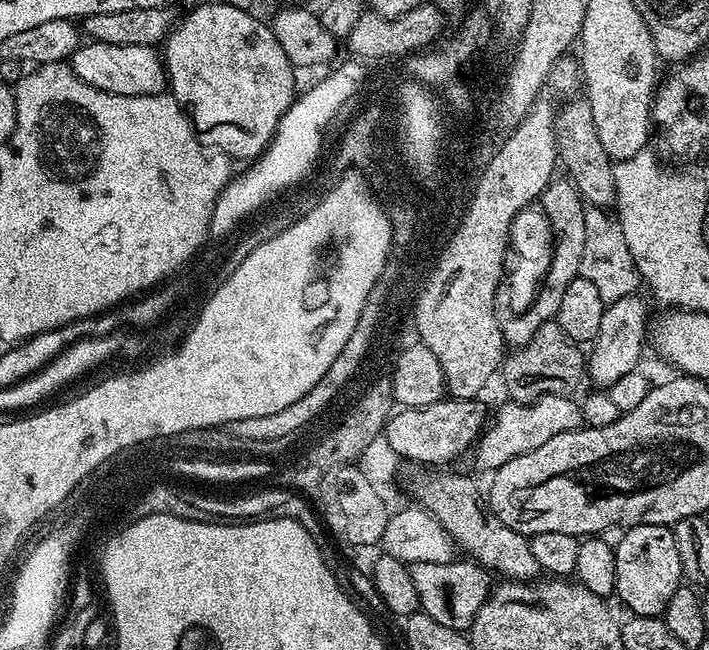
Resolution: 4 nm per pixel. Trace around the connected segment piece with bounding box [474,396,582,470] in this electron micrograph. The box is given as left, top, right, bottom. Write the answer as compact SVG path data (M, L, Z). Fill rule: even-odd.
M539 396L530 404L504 402L497 410L496 417L487 421L480 439L474 445L477 466L495 470L510 462L510 458L518 458L538 450L538 446L546 446L554 434L566 434L581 427L580 404L574 401L572 396Z

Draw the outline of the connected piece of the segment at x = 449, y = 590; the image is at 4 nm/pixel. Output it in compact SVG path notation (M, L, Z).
M453 558L445 564L418 562L408 565L410 578L418 590L420 611L442 626L450 626L455 632L471 629L478 610L486 602L494 580L487 568L471 558Z

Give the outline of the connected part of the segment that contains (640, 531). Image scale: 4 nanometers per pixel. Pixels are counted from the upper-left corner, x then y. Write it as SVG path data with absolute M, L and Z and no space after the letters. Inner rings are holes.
M635 524L625 531L616 550L615 595L633 616L663 617L670 598L682 586L684 567L678 558L671 527L666 524Z

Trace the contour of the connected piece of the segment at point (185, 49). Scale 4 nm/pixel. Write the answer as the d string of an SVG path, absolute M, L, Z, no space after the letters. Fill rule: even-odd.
M223 2L217 4L200 4L184 21L177 23L172 31L168 33L162 44L162 59L164 67L168 74L168 88L171 95L178 101L181 106L186 106L190 113L192 127L197 133L205 134L204 132L212 132L212 148L225 152L233 161L246 160L252 162L268 147L272 140L272 136L276 132L276 127L279 126L280 119L286 114L294 100L298 96L296 90L296 76L292 63L286 58L286 54L282 50L282 46L278 46L278 38L275 31L271 27L268 28L260 20L255 20L252 17L253 13L246 9L236 9L232 5L226 5Z

